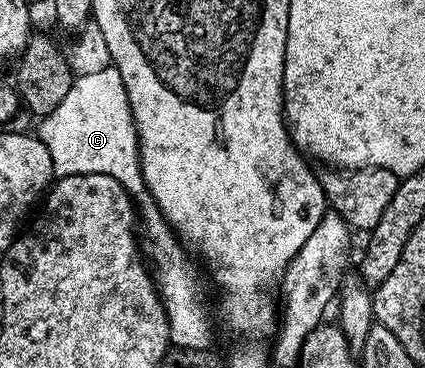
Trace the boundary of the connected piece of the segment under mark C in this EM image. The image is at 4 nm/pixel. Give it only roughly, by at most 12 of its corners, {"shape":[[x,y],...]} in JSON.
{"shape":[[119,70],[77,76],[36,135],[57,178],[124,186],[171,344],[213,344],[195,260],[139,169]]}

